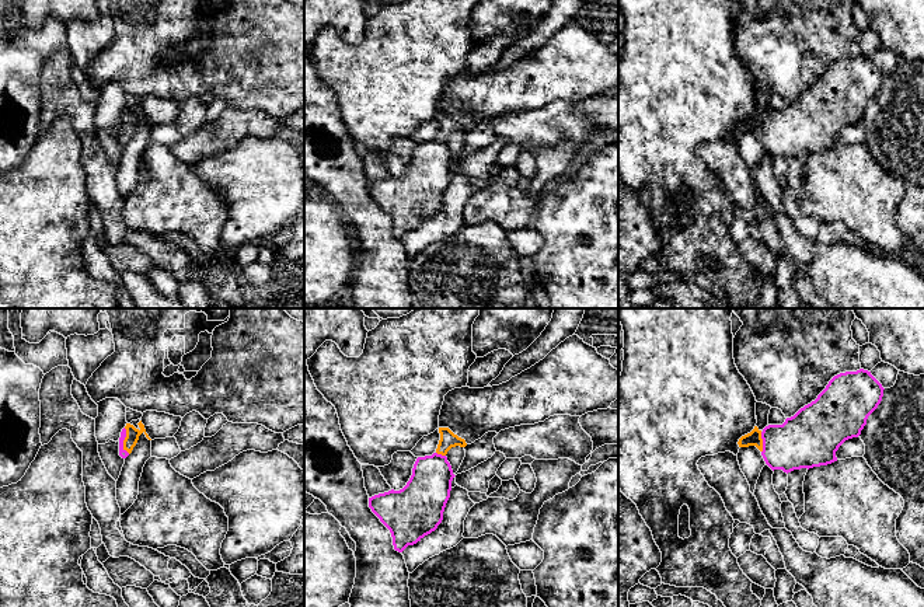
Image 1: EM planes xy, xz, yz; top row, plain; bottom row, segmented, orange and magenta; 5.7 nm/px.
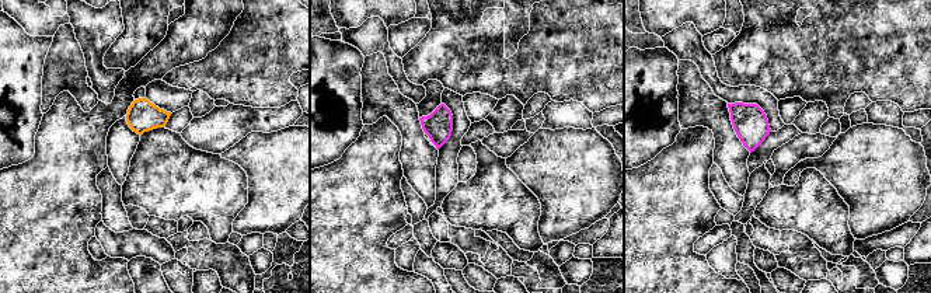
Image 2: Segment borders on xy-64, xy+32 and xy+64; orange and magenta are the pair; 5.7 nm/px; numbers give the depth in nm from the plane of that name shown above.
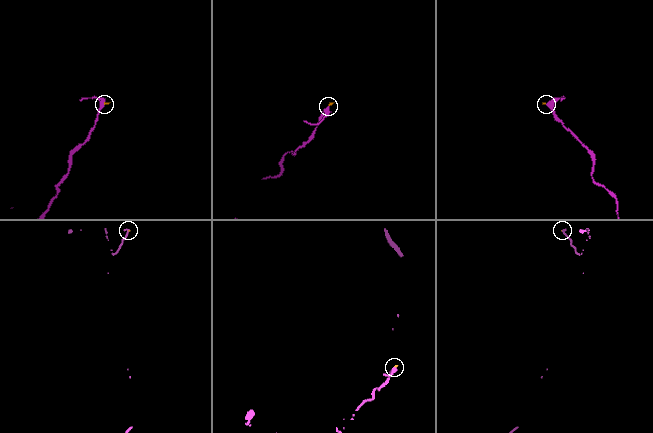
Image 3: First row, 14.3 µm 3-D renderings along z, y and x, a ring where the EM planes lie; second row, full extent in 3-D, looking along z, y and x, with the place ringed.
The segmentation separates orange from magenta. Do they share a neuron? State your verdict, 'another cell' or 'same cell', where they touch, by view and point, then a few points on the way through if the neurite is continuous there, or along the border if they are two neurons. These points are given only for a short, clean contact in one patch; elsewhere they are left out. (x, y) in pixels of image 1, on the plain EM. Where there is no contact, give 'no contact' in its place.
same cell | xy (124, 126) | across xy (132, 119), (124, 126), (122, 139)

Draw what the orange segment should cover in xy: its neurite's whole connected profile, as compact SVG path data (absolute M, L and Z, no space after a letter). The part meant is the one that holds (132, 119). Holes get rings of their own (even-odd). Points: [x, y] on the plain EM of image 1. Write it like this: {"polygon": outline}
{"polygon": "M142 107L137 111L139 111L139 114L136 115L133 111L126 109L126 112L121 118L121 123L119 123L119 142L122 144L126 144L132 139L132 136L136 132L136 129L139 126L139 122L142 119L144 119L146 123L149 126L151 126L149 123L149 121L146 119L146 115L144 115L144 111L142 109Z"}

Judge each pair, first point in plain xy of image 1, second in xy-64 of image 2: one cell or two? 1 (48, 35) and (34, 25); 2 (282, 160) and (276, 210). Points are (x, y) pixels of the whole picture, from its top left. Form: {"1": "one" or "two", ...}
{"1": "one", "2": "one"}

